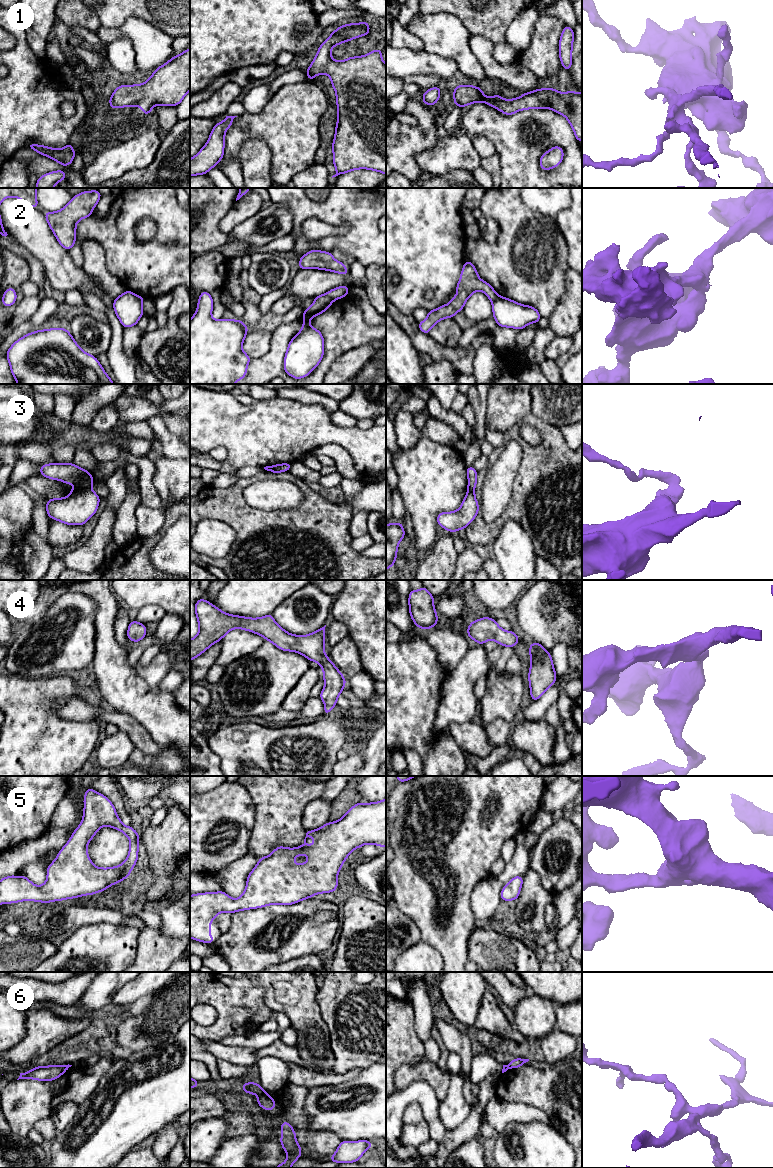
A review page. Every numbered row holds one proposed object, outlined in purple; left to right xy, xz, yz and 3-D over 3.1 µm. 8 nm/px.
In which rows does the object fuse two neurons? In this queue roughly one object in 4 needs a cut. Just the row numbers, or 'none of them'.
2, 3, 6

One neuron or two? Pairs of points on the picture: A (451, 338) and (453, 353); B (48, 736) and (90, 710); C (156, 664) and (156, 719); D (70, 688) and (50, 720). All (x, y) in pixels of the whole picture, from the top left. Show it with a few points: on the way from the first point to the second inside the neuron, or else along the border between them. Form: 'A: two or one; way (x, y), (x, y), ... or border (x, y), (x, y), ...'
A: two; border (431, 337), (446, 347), (456, 346)
B: two; border (52, 710), (63, 719), (97, 721)
C: two; border (139, 676), (152, 691), (160, 691)
D: one; way (60, 689), (47, 702), (47, 710)

